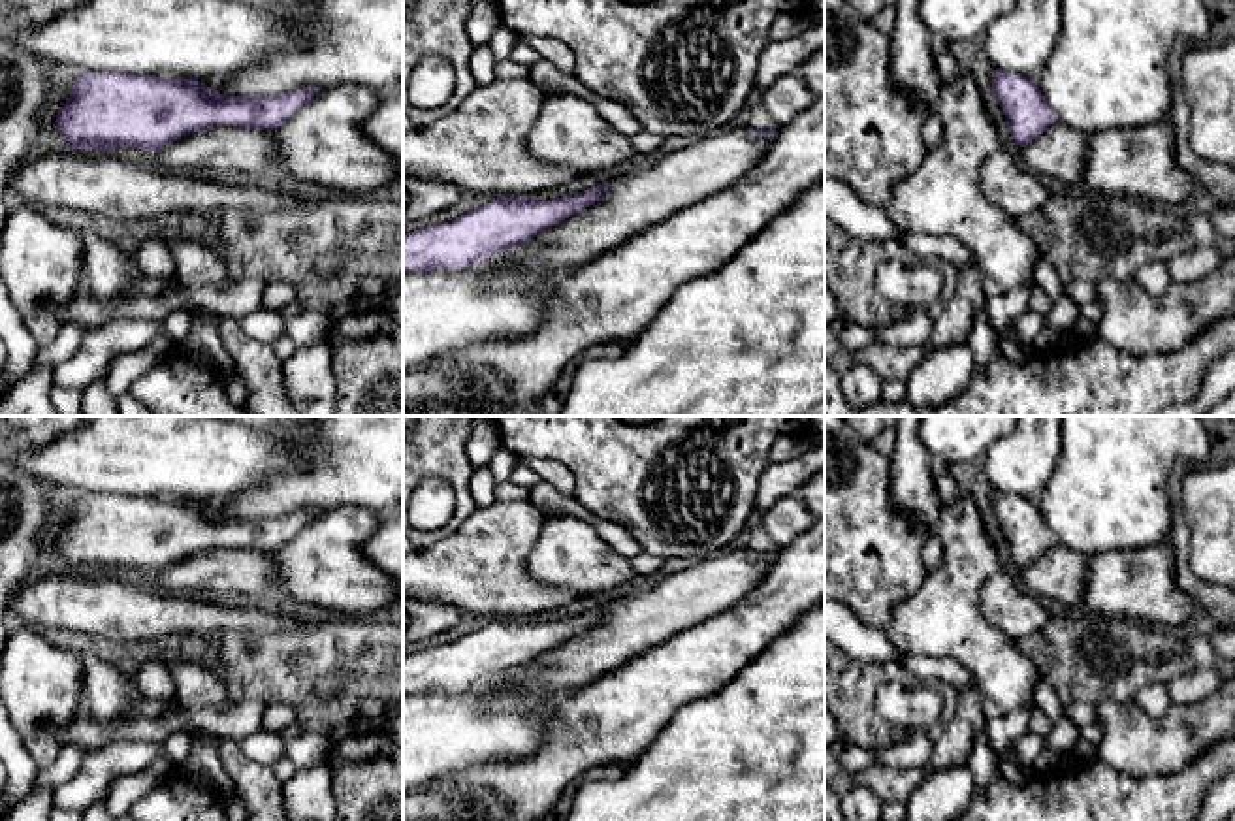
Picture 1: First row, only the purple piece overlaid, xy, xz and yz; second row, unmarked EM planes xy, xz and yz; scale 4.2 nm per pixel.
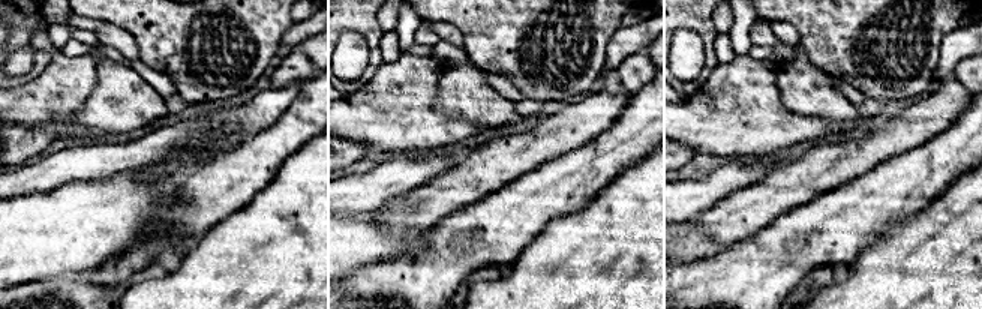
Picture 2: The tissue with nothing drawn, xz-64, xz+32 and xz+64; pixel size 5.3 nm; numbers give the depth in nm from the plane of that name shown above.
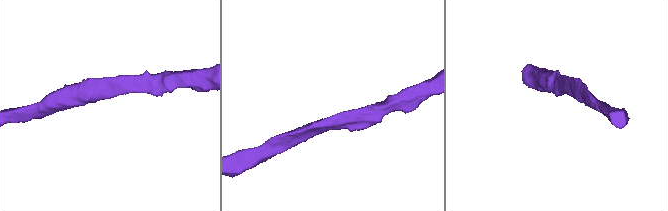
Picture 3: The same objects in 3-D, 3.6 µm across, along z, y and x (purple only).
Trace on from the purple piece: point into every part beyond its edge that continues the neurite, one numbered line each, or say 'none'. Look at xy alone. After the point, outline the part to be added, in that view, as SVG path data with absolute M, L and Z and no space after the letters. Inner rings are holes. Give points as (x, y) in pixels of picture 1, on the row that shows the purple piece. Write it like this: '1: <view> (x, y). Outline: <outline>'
none

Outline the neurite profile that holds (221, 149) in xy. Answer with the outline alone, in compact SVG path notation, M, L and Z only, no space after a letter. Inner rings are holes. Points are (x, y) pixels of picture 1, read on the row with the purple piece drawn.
M213 126L188 134L154 154L154 166L186 173L256 175L277 166L277 141L267 130Z

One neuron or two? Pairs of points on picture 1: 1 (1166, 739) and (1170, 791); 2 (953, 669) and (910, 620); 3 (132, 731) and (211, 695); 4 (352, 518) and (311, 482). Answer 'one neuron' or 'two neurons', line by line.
1: two neurons
2: two neurons
3: two neurons
4: two neurons

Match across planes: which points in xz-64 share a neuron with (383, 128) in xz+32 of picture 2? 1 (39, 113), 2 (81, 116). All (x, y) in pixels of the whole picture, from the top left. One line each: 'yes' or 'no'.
1: yes
2: no

